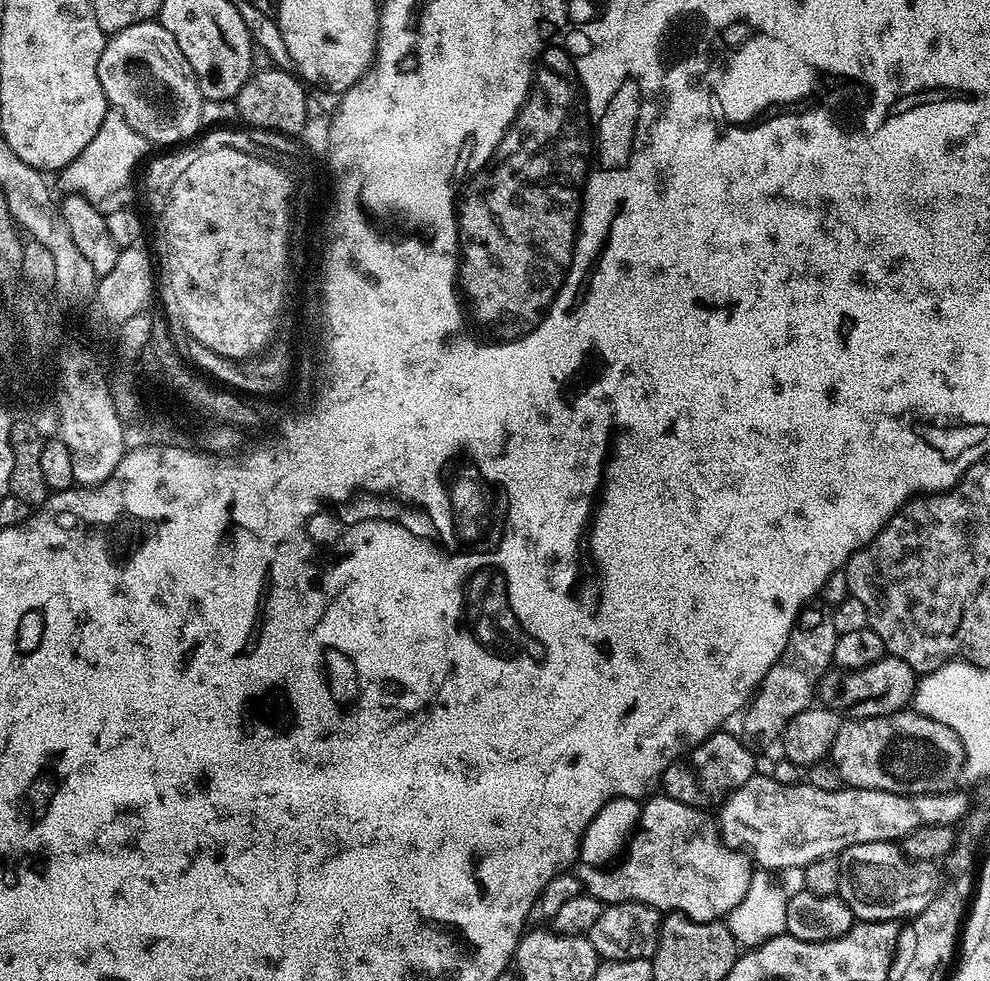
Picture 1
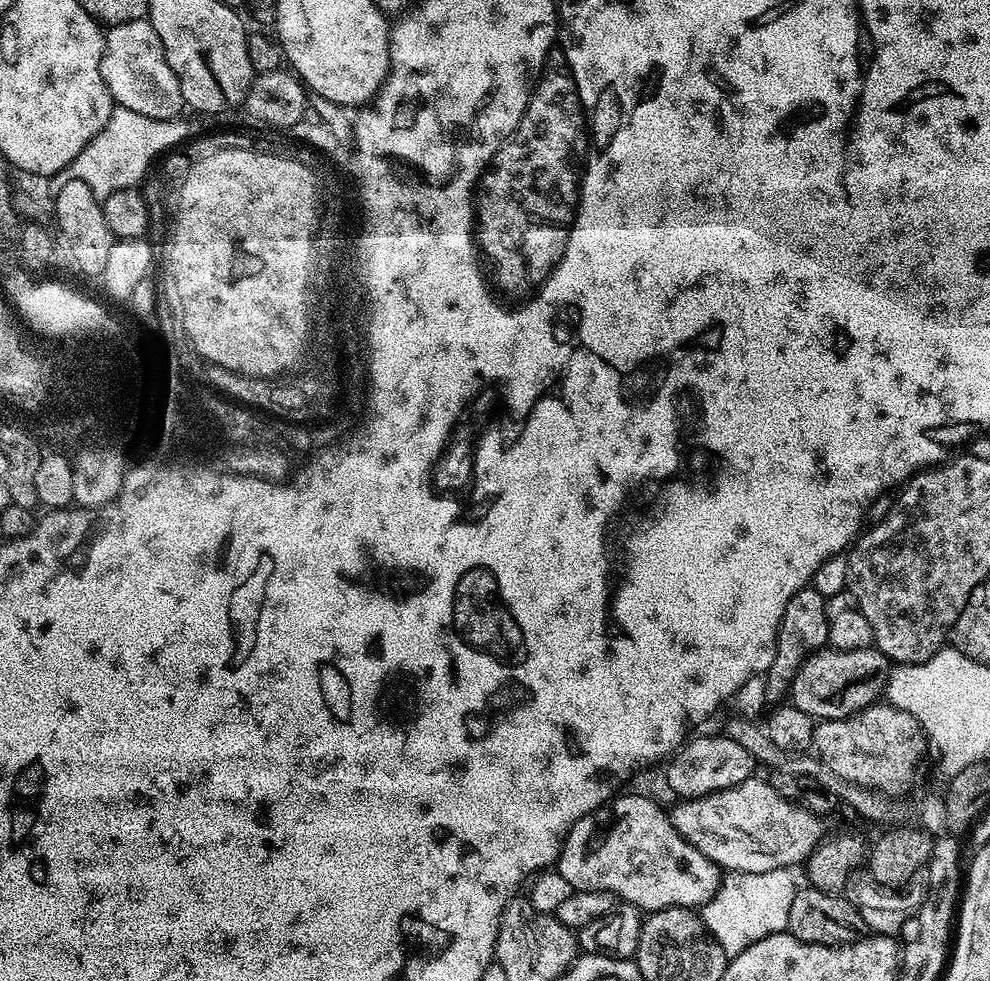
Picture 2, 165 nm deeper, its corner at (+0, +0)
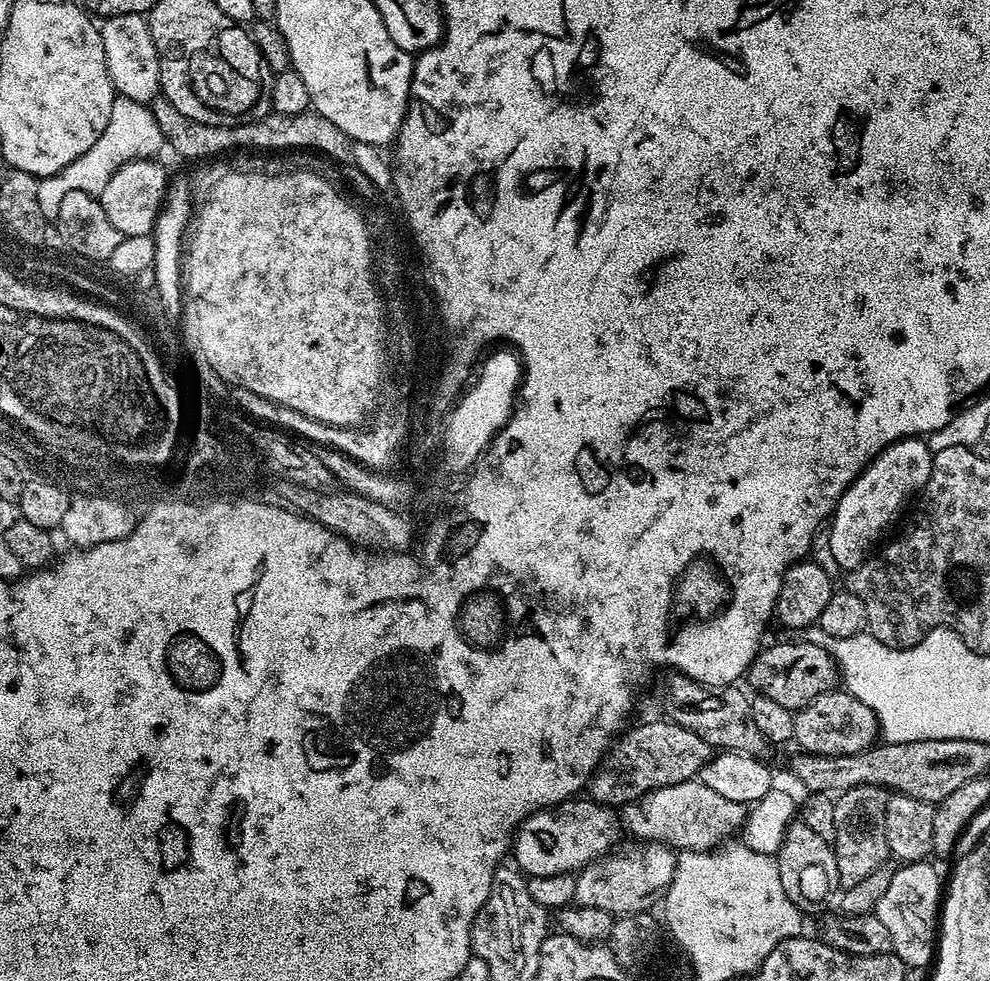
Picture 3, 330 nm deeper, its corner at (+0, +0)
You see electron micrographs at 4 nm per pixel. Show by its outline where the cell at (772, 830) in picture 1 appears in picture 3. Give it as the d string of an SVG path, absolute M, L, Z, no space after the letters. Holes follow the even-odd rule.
M699 779L656 789L635 802L625 804L620 810L621 825L627 833L629 830L638 840L663 843L685 852L719 849L727 841L724 839L743 825L745 817L745 805L730 802L730 798L722 798L722 794L714 794L714 790L701 784Z

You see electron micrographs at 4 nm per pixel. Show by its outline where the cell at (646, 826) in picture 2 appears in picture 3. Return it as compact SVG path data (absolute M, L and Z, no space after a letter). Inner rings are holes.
M591 798L580 799L551 808L541 808L515 829L510 852L511 855L516 855L515 867L525 877L576 874L581 868L593 864L615 849L612 847L622 835L622 825L617 813L608 805L597 804Z

